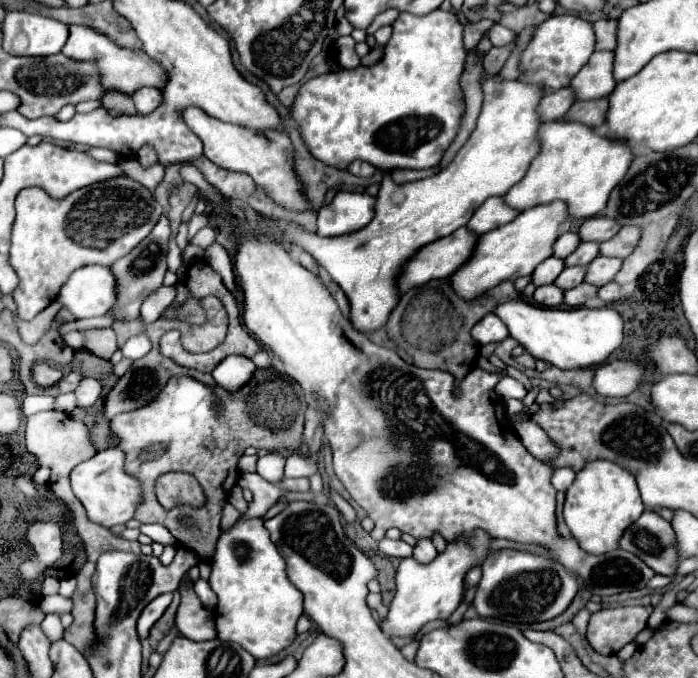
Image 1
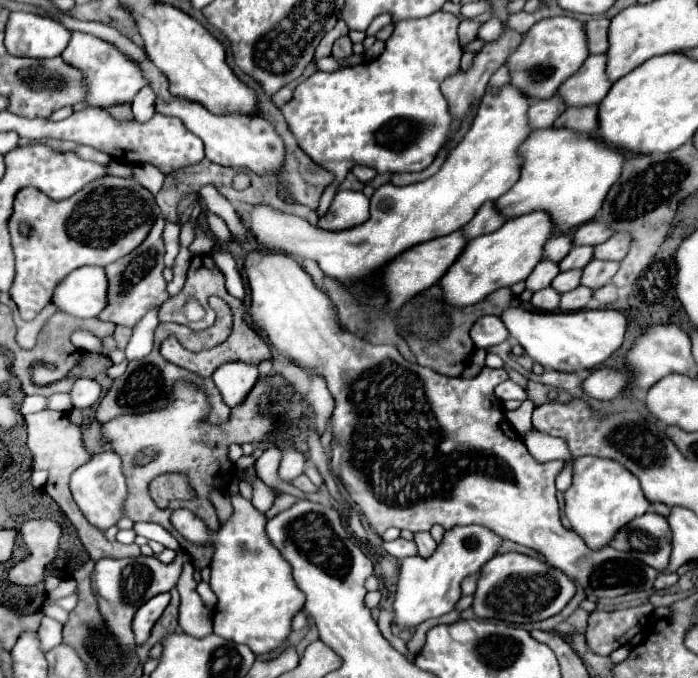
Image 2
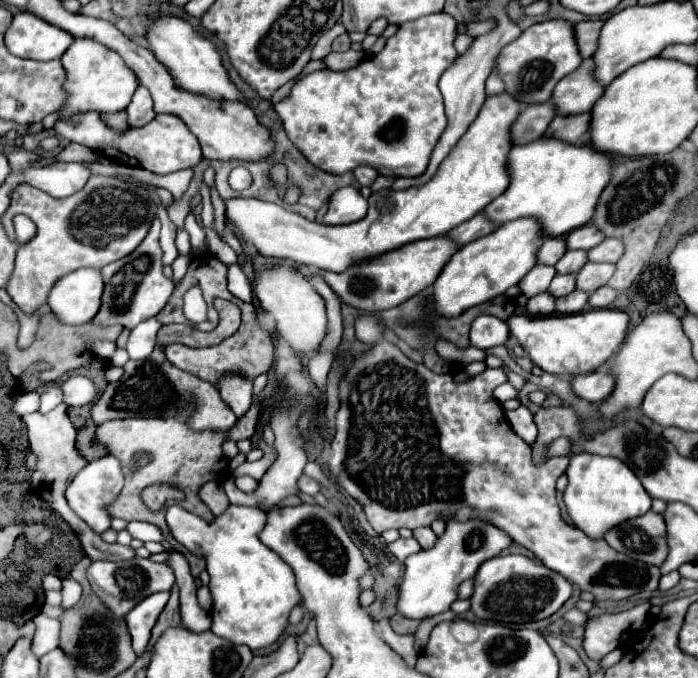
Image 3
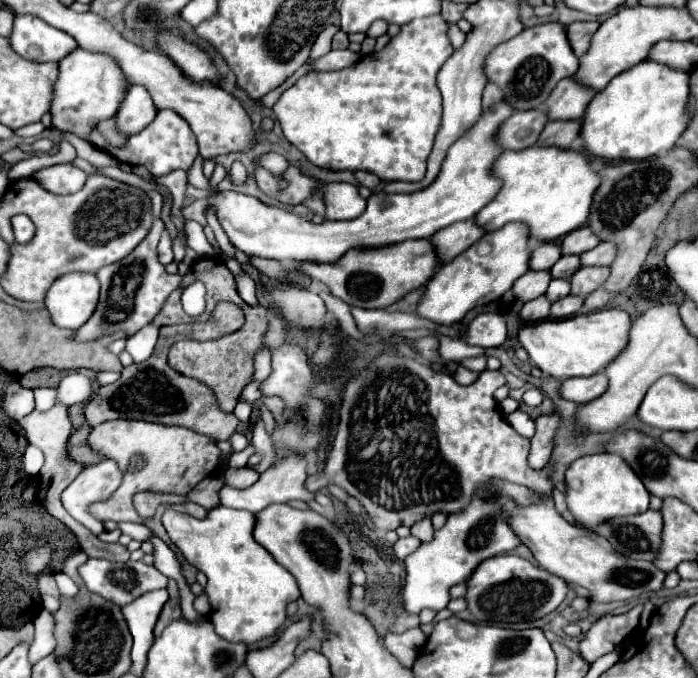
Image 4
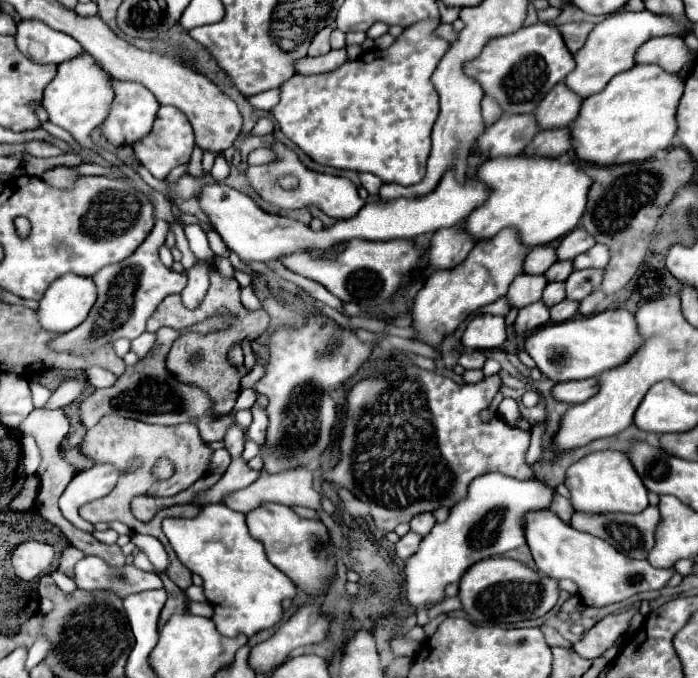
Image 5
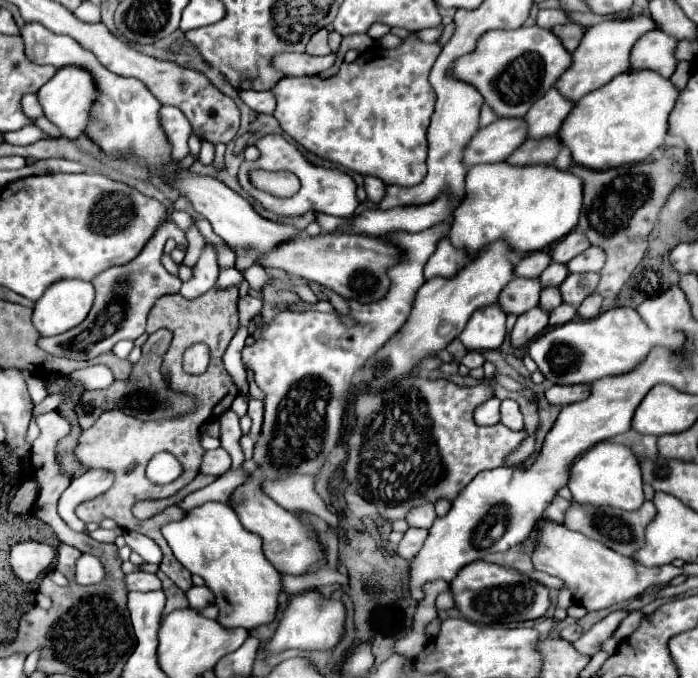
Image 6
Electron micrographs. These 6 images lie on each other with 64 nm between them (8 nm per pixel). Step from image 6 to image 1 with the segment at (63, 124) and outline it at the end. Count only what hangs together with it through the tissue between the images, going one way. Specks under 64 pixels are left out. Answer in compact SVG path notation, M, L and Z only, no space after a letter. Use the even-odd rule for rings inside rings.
M72 24L70 26L70 38L68 38L66 46L62 48L62 52L68 58L74 58L74 60L96 62L98 68L100 68L100 82L102 82L104 92L118 90L118 92L124 92L124 94L134 94L136 88L142 88L142 86L164 88L168 84L168 72L154 58L150 58L144 50L118 48L112 40L108 40L104 34L100 34L98 30L94 30L90 26Z

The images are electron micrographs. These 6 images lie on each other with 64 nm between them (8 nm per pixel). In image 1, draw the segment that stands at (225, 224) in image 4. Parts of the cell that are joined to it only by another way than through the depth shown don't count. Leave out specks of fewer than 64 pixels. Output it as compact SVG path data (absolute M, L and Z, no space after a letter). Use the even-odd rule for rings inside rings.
M498 74L482 84L484 106L468 142L458 150L450 166L430 178L394 184L388 172L382 172L382 186L376 202L374 220L348 236L320 238L294 224L268 218L268 226L286 236L292 246L312 254L344 290L350 302L350 322L358 332L376 332L386 322L400 300L398 276L404 264L426 244L444 238L466 226L474 210L490 196L504 196L528 170L540 152L538 104L544 96L540 84L504 80Z

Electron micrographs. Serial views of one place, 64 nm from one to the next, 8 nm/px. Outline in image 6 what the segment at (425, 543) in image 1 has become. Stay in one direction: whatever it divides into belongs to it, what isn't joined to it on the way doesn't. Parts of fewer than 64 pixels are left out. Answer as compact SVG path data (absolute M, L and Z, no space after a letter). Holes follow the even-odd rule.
M422 504L420 508L414 508L410 514L408 514L408 524L412 528L424 528L424 530L430 530L432 522L436 520L436 512L434 512L434 506L432 504Z

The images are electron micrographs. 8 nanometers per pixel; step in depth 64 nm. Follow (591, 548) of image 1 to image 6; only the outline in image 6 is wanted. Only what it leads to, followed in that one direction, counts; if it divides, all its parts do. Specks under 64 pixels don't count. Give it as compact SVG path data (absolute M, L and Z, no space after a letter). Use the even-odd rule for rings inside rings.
M602 442L588 450L572 468L568 478L568 488L572 492L574 502L578 504L596 504L596 506L610 506L622 510L638 510L644 504L642 492L642 474L638 466L638 458L620 444Z

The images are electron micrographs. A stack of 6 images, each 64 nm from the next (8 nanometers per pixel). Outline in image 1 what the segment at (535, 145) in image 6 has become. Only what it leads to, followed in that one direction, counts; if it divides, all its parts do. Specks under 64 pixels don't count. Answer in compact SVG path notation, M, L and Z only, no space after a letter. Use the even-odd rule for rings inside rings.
M608 96L598 100L578 100L564 120L576 120L582 124L588 124L590 128L602 128L606 124L606 112L608 112Z

